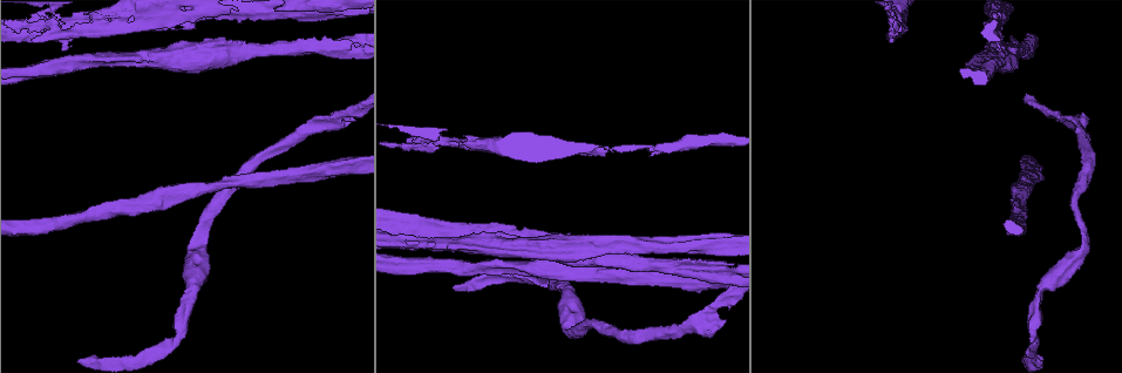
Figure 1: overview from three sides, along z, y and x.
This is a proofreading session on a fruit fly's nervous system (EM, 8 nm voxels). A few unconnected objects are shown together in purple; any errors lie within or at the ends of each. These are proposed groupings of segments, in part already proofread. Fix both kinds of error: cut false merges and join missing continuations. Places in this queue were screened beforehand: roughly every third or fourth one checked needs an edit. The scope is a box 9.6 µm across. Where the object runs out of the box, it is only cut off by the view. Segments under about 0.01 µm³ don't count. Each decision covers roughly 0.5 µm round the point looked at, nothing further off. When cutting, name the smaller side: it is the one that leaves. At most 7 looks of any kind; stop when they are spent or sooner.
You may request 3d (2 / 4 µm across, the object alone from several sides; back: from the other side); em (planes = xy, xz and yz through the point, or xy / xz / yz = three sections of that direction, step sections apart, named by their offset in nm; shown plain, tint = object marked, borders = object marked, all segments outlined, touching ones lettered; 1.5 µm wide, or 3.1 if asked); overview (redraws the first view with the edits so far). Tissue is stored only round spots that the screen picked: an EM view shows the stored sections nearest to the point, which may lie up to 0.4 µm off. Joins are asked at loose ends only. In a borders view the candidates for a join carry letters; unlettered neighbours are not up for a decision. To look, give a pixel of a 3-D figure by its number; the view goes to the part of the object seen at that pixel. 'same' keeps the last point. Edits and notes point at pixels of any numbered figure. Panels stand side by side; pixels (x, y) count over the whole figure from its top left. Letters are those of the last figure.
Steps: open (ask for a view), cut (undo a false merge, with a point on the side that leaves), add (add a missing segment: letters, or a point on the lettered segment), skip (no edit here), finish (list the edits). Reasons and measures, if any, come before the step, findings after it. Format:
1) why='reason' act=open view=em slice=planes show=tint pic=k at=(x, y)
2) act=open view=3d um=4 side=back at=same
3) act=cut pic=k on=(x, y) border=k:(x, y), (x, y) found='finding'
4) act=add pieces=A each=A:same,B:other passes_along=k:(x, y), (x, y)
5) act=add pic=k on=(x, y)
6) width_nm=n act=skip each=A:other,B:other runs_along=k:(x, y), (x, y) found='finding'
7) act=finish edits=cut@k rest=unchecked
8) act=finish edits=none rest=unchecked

why='calibre changes' act=open view=em slice=planes show=borders pic=1 at=(64, 27)

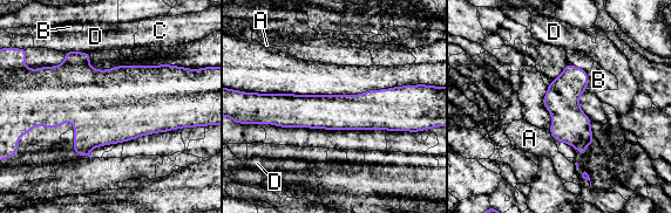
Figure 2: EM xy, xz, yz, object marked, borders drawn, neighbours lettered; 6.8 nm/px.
width_nm=240 act=skip each=A:other,B:other,C:other,D:other runs_along=2:(404, 95), (386, 109), (265, 111) found='one cell here'

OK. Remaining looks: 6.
why='closes a loop' act=open view=3d um=2 pic=1 at=(137, 28)

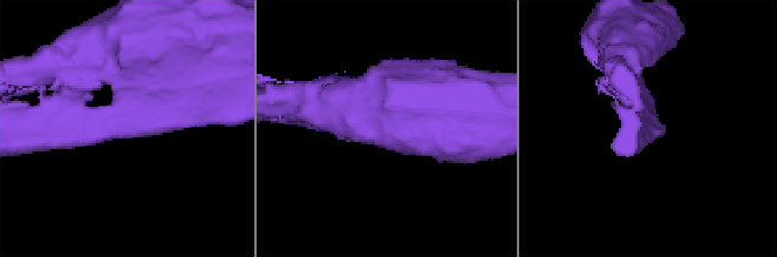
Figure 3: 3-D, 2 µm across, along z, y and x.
act=open view=em slice=planes show=borders pic=3 at=(119, 133)

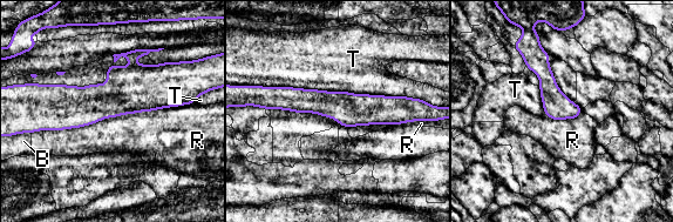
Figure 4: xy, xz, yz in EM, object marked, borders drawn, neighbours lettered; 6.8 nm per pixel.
width_nm=190 longest_contact=R:1100nm act=skip each=B:other,R:other,T:other found='all the same cell'

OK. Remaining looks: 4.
why='calibre changes' act=open view=em slice=planes show=borders pic=1 at=(1021, 199)

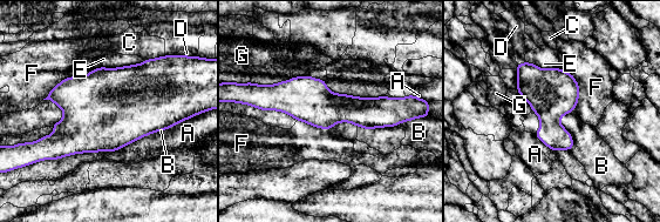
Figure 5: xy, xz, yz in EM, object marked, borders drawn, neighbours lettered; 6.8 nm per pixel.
act=skip each=A:other,B:other,C:other,D:other,E:other,F:other,G:other runs_along=5:(262, 100), (401, 107) found='continuous, no second cell'

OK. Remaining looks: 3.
act=finish edits=none rest=unchecked

